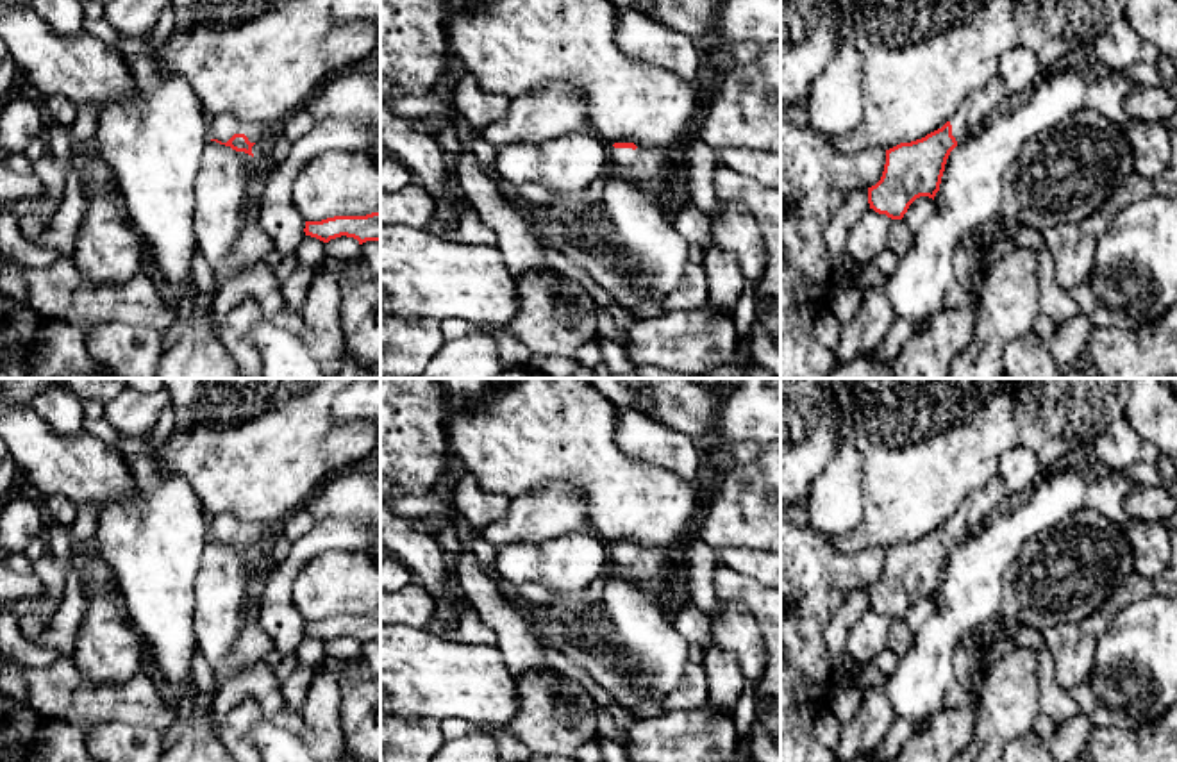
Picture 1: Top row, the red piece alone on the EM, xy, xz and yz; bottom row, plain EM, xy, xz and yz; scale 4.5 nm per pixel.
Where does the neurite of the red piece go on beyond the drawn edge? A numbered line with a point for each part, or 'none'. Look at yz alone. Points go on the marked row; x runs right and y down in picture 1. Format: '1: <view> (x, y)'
1: yz (979, 106)

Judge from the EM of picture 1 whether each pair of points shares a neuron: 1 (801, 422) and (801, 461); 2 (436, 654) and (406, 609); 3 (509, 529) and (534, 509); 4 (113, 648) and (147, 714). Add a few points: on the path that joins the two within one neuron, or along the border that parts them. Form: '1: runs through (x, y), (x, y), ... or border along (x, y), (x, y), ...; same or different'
1: runs through (801, 430), (801, 452); same
2: border along (399, 623), (422, 629); different
3: runs through (515, 525), (529, 514); same
4: border along (143, 668), (124, 680), (90, 680), (86, 677); different

